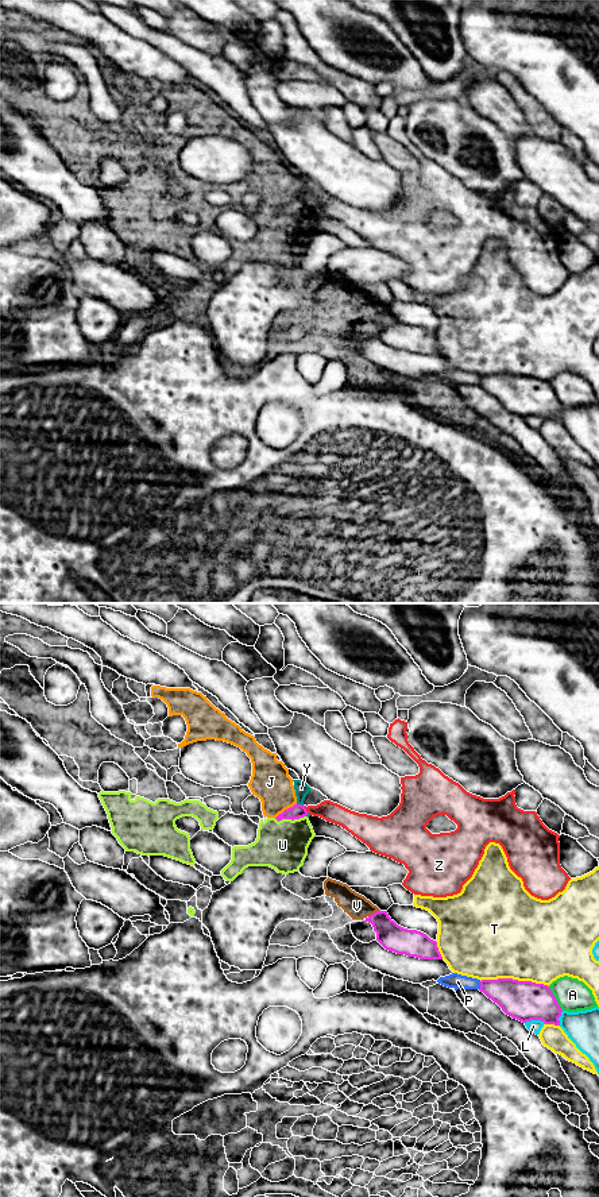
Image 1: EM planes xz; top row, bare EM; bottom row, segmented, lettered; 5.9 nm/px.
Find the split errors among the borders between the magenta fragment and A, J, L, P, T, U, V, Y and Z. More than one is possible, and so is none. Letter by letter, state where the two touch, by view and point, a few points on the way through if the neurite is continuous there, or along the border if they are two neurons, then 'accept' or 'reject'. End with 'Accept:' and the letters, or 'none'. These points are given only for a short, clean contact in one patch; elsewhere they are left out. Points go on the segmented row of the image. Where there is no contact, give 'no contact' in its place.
A: xz (555, 999) | reject
J: xz (285, 810) | along xz (296, 803), (285, 809), (275, 818) | reject
L: xz (536, 1019) | reject
P: xz (480, 985) | reject
T: xz (514, 980) | reject
U: xz (289, 818) | reject
V: xz (375, 912) | along xz (379, 910), (368, 916) | reject
Y: xz (300, 804) | along xz (297, 803), (302, 806) | reject
Z: xz (305, 809) | reject
Accept: none

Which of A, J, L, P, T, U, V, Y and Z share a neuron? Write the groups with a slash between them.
A / J U V Y / L / P / T / Z

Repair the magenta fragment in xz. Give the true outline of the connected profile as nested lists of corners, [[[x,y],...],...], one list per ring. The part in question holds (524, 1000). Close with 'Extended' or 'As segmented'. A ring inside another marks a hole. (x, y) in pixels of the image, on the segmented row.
[[[498,978],[482,980],[479,991],[513,1019],[522,1023],[541,1020],[545,1024],[560,1026],[559,1018],[563,1009],[548,985]]]. As segmented

